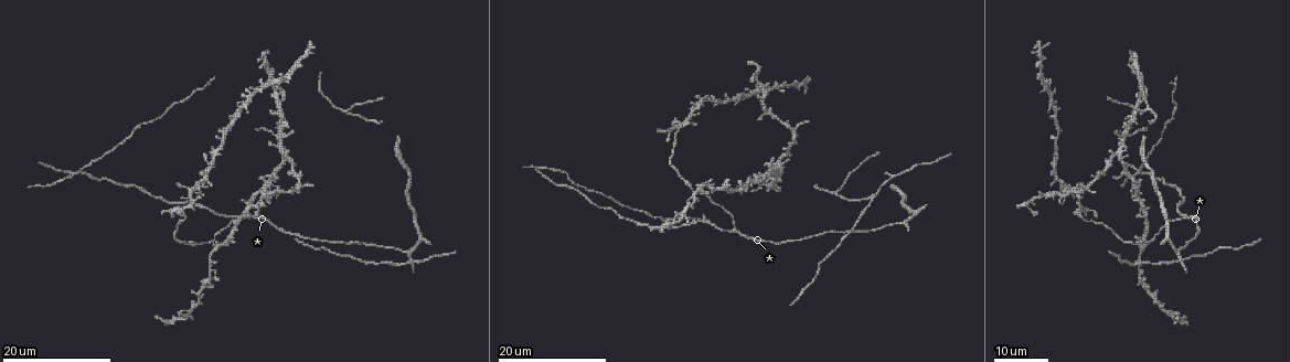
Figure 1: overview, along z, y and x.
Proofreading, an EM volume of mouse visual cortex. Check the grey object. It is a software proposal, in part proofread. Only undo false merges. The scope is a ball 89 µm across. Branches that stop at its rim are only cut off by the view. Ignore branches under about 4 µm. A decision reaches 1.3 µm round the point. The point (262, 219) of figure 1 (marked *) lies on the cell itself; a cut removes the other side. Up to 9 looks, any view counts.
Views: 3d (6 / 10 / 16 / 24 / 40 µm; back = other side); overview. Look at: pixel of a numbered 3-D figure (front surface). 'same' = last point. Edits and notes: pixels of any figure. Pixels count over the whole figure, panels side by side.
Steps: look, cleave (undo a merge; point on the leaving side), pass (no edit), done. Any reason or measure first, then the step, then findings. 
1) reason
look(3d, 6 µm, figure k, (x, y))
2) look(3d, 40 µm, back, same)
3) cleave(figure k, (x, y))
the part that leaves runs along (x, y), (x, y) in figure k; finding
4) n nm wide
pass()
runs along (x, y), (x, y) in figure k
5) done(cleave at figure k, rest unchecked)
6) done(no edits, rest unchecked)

three arms meet
look(3d, 16 µm, figure 1, (1152, 238))

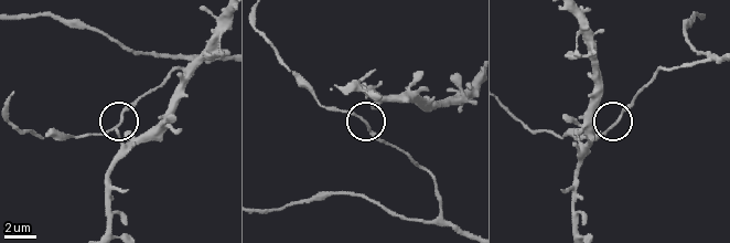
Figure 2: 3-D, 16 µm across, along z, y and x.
look(3d, 10 µm, figure 2, (364, 123))

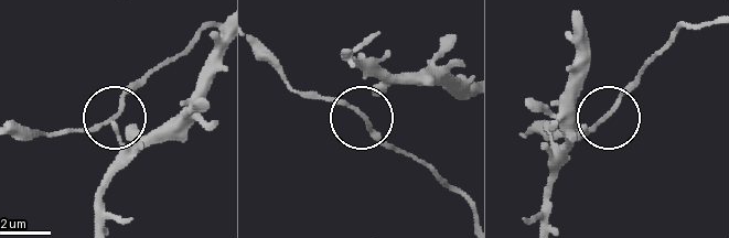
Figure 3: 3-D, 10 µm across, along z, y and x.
from behind
look(3d, 10 µm, back, figure 3, (363, 116))

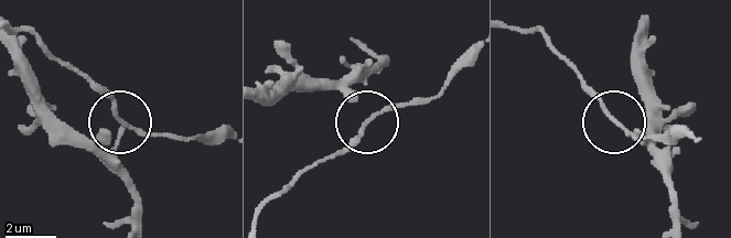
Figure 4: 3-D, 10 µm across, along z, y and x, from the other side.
3 arms
pass()
runs along (266, 203), (316, 163), (342, 152), (363, 128), (325, 79) in figure 4; all the same cell

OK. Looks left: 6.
sudden change in width
look(3d, 16 µm, figure 1, (1174, 314))

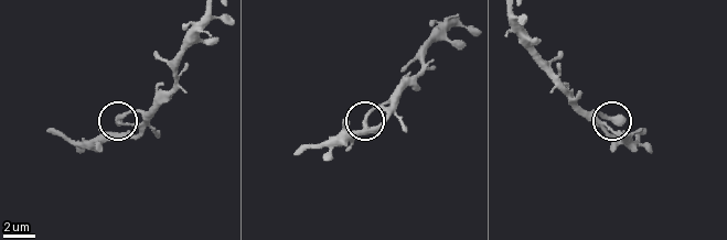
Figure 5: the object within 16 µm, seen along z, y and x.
zoom in
look(3d, 10 µm, figure 5, (367, 122))

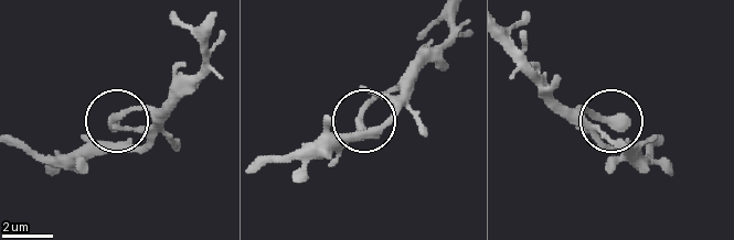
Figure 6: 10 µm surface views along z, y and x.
3 arms
pass()
runs along (506, 39), (556, 101), (607, 119), (642, 163) in figure 6; one cell here

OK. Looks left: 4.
look(3d, 24 µm, figure 1, (1143, 171))

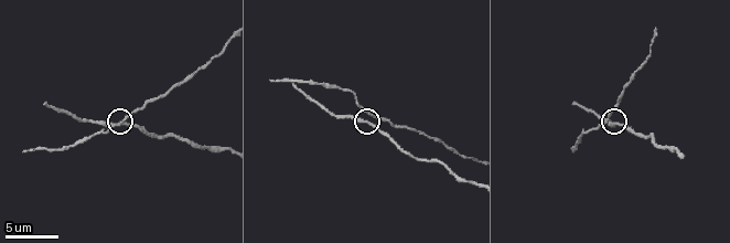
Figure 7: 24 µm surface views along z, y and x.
look(3d, 10 µm, figure 7, (613, 124))

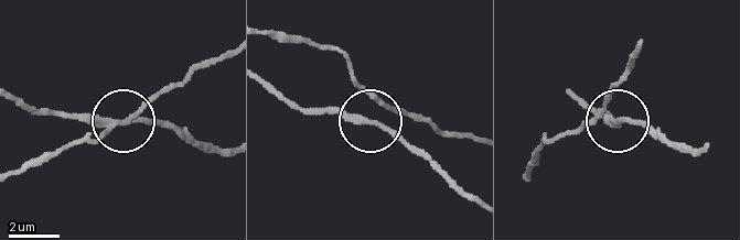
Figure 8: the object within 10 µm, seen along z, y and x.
pass()
runs along (470, 199), (431, 163), (368, 121), (301, 112) in figure 8; all the same cell

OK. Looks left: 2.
thin neck
look(3d, 24 µm, figure 1, (1062, 194))

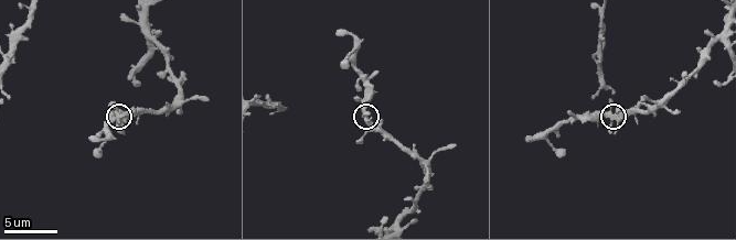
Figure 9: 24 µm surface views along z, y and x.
look(3d, 6 µm, figure 9, (616, 116))

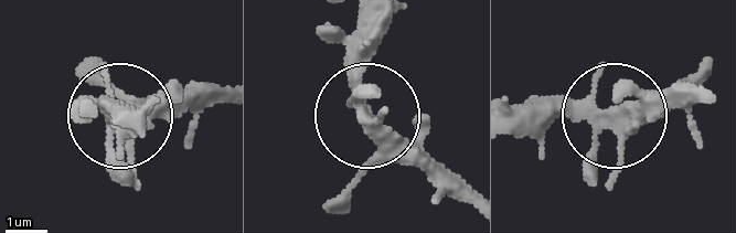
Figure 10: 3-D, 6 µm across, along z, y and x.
pass()
all the same cell

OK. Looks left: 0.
done(no edits, rest unchecked)

